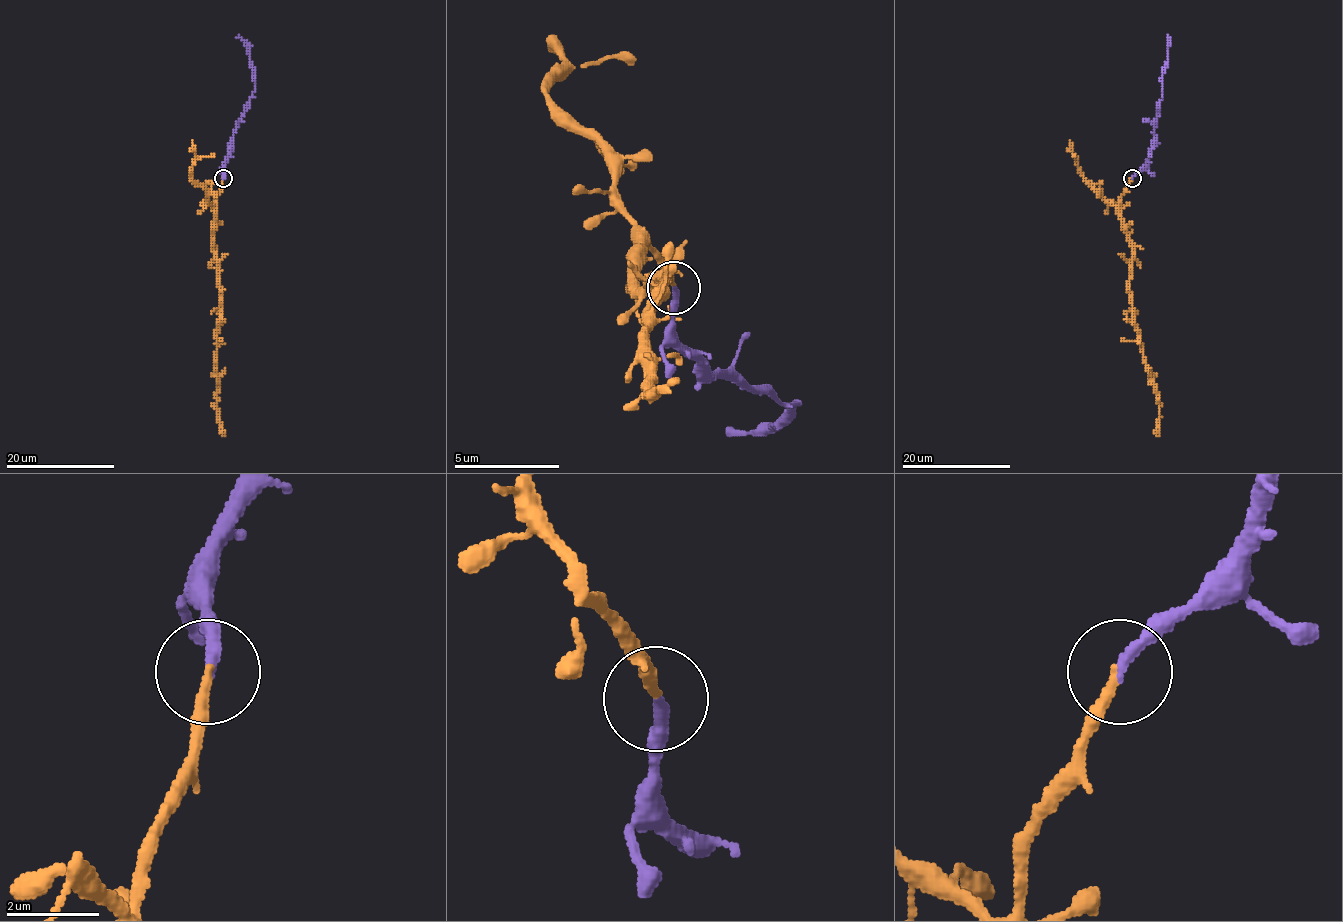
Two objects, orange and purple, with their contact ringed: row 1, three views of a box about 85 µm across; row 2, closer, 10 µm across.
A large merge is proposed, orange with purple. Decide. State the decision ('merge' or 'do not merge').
merge

